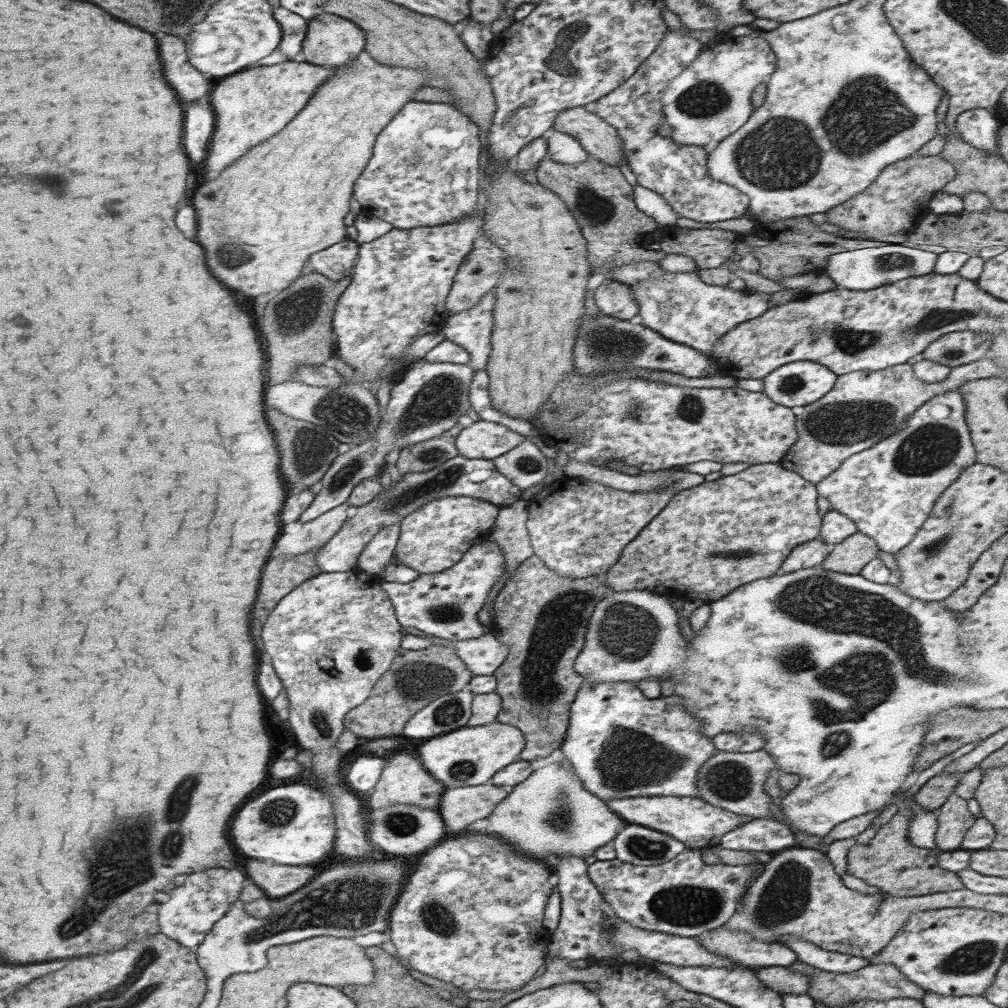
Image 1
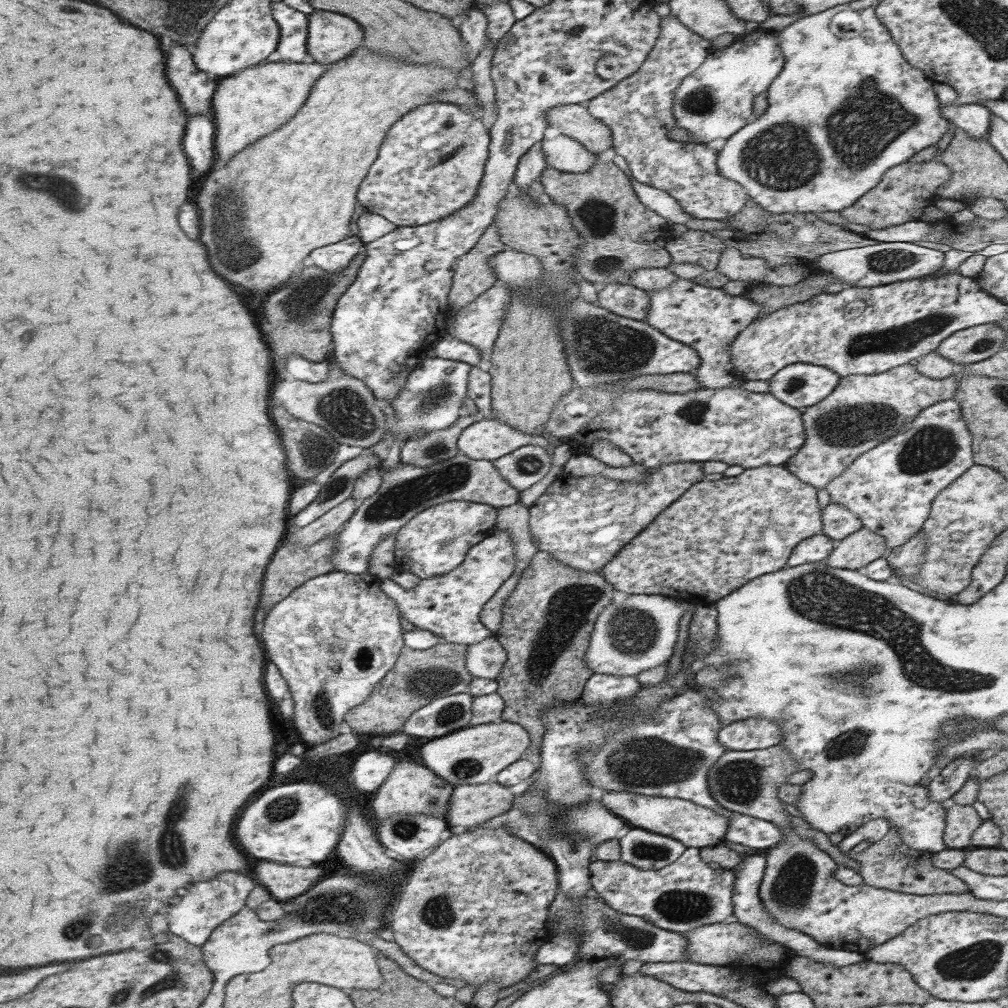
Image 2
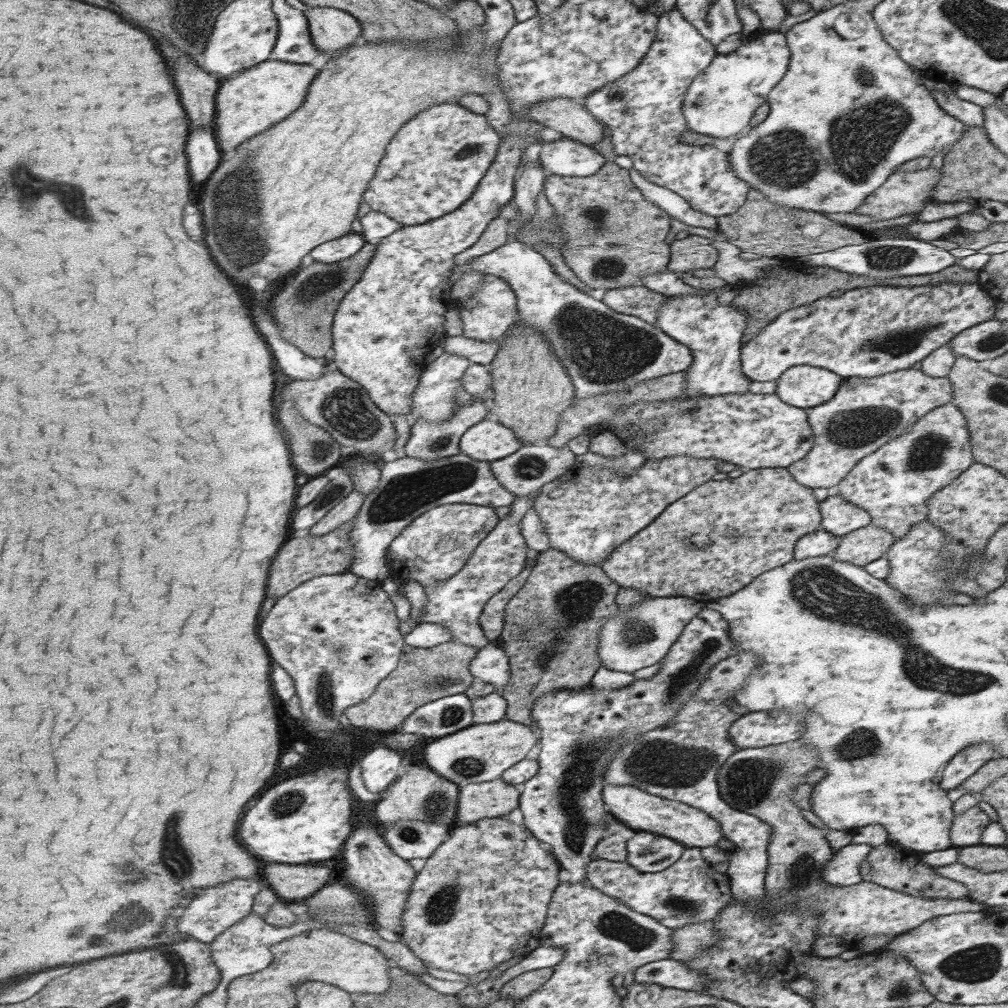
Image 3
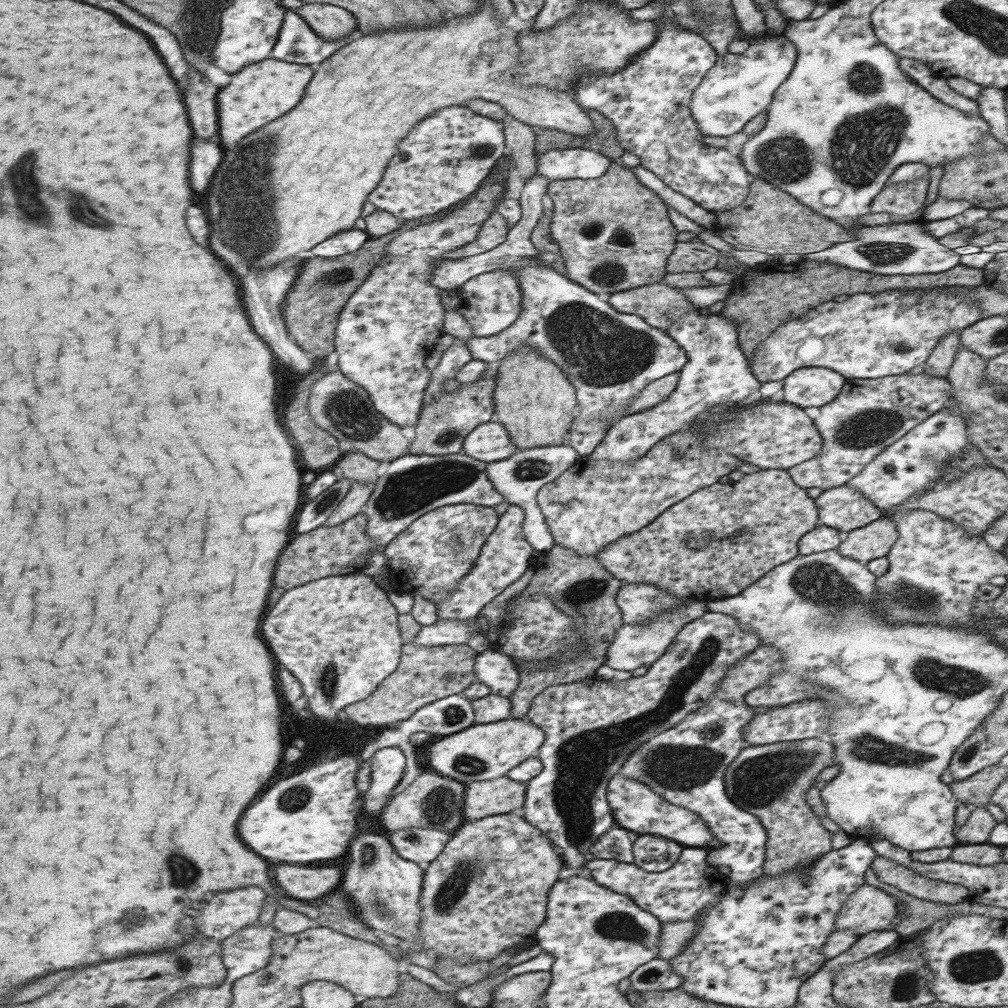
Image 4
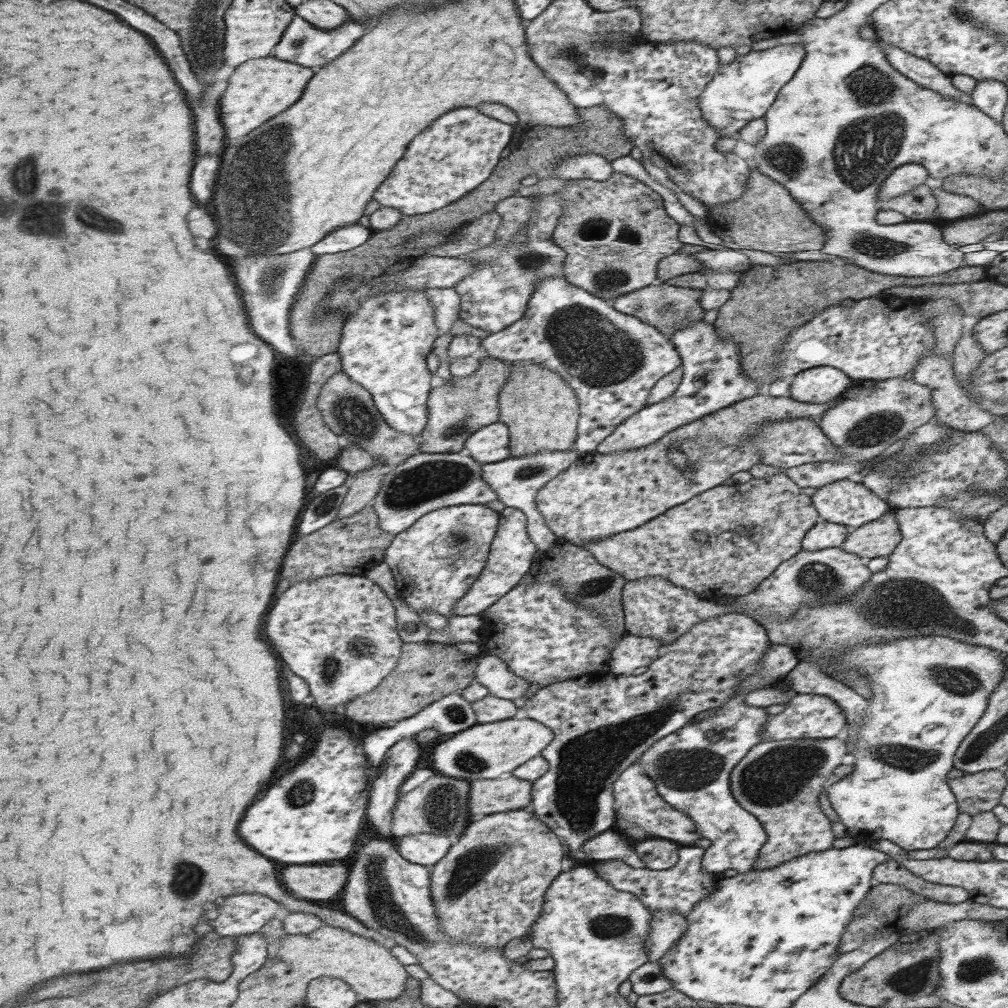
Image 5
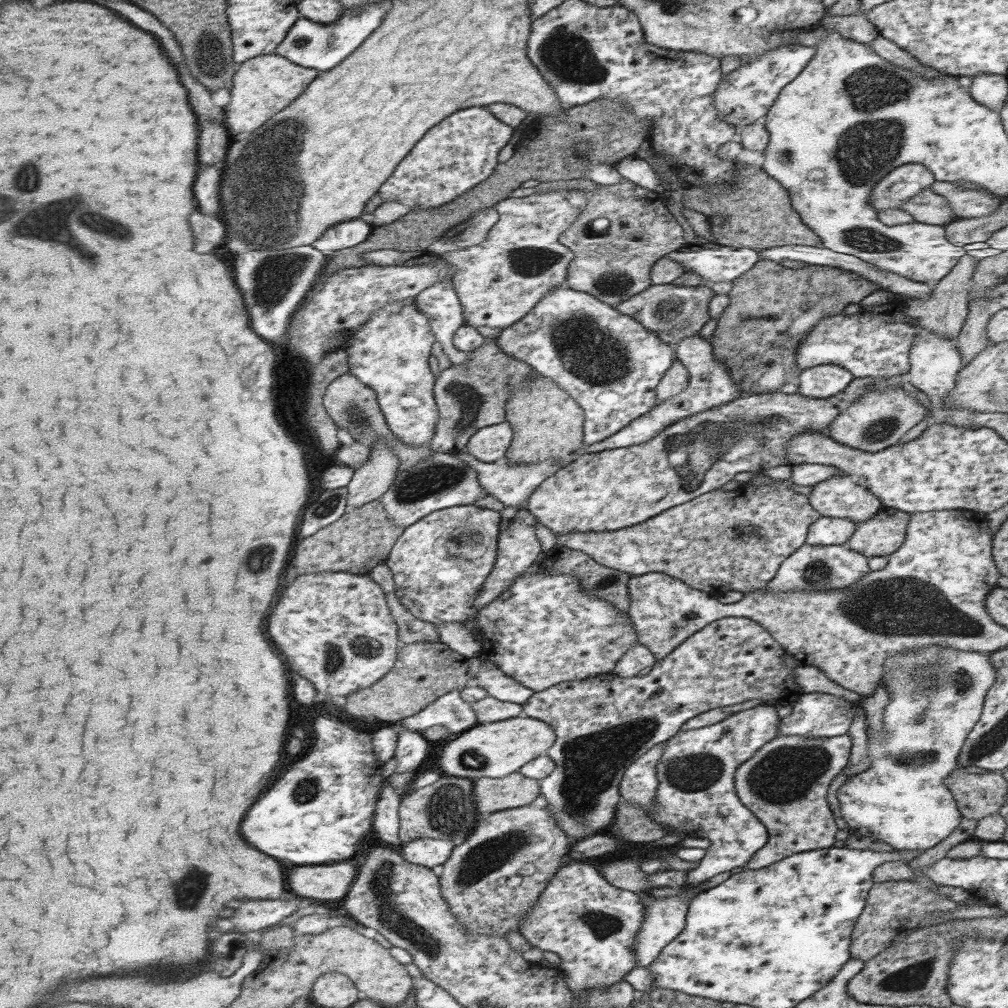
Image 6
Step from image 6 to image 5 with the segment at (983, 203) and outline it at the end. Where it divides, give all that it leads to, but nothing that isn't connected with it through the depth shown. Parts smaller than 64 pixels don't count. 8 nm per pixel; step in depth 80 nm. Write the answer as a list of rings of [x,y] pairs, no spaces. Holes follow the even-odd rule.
[[[943,187],[933,188],[931,193],[937,201],[935,216],[938,221],[959,220],[983,209],[982,204],[970,196],[953,194]]]

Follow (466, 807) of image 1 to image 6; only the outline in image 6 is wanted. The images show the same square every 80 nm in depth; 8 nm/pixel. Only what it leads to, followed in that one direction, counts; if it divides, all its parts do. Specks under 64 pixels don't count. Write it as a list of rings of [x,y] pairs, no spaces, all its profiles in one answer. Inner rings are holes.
[[[517,772],[503,778],[479,777],[476,805],[478,811],[493,813],[529,805],[540,794],[540,781]]]

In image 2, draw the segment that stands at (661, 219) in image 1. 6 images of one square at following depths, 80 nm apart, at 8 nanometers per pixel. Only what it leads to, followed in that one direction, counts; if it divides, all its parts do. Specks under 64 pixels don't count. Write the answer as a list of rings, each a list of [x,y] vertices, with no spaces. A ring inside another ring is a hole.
[[[633,176],[629,177],[629,184],[637,201],[647,208],[646,210],[651,210],[661,218],[667,218],[670,224],[685,224],[691,220],[691,216],[684,213],[675,198],[667,192],[641,184]]]

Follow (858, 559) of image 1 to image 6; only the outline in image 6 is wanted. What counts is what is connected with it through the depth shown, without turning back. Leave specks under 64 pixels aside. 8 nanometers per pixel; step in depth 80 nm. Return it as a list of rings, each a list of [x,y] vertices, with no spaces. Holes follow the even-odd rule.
[[[883,507],[867,521],[856,523],[856,530],[844,544],[865,558],[889,556],[905,541],[909,522],[910,513]]]

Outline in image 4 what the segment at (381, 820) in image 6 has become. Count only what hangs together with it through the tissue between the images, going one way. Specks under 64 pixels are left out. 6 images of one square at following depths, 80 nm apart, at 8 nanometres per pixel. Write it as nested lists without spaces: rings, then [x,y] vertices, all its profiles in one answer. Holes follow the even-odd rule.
[[[385,747],[374,754],[371,764],[371,784],[366,792],[365,810],[380,819],[392,799],[393,790],[405,774],[407,756],[399,747]]]

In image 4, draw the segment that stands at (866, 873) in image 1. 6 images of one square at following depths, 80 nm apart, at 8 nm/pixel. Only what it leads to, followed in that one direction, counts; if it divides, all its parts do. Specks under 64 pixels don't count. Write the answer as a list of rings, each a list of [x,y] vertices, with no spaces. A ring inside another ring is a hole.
[[[880,855],[874,858],[870,867],[879,882],[895,886],[914,898],[942,904],[958,904],[967,897],[964,886],[925,878]]]

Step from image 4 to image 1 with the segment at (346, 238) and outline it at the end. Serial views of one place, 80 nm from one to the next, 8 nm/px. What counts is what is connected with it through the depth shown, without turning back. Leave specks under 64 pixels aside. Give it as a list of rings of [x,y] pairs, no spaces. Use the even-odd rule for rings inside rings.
[[[345,239],[328,249],[313,253],[309,265],[315,271],[338,281],[353,274],[359,251],[360,244],[356,240]]]

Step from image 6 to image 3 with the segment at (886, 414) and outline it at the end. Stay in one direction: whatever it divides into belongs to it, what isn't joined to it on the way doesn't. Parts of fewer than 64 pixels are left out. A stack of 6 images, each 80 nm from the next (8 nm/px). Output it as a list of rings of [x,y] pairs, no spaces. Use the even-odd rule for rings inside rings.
[[[912,367],[896,370],[871,378],[844,378],[837,387],[831,400],[811,408],[807,415],[809,427],[812,428],[813,445],[809,453],[786,469],[801,486],[809,489],[824,488],[829,491],[840,485],[852,468],[865,456],[875,453],[893,438],[907,433],[919,420],[931,410],[950,404],[953,398],[952,383],[947,377],[933,378],[924,371]]]

